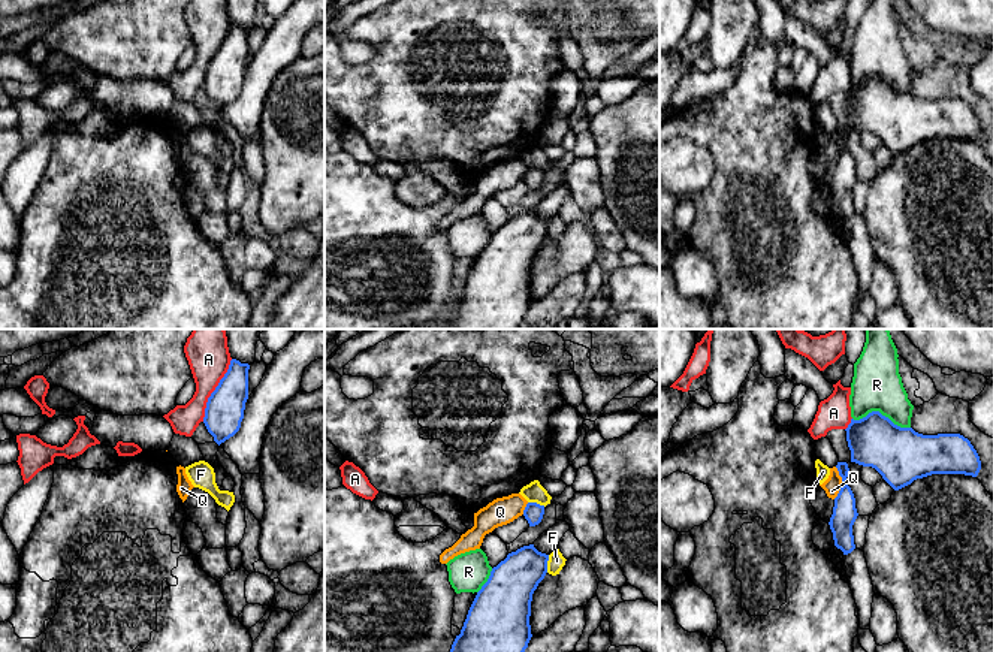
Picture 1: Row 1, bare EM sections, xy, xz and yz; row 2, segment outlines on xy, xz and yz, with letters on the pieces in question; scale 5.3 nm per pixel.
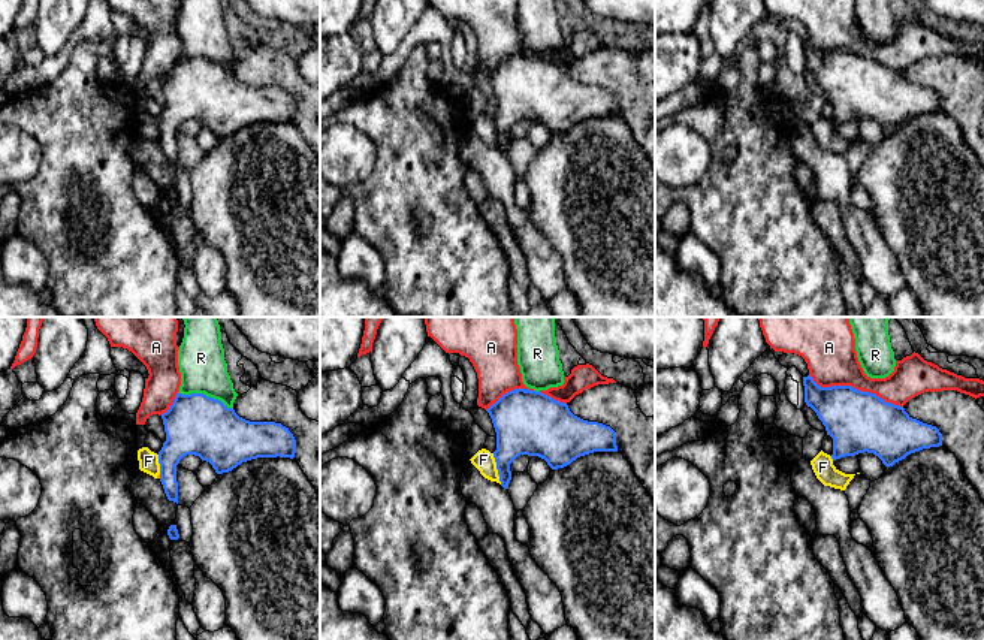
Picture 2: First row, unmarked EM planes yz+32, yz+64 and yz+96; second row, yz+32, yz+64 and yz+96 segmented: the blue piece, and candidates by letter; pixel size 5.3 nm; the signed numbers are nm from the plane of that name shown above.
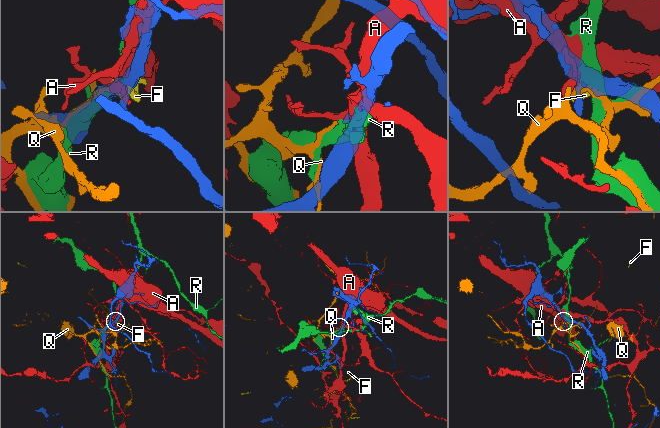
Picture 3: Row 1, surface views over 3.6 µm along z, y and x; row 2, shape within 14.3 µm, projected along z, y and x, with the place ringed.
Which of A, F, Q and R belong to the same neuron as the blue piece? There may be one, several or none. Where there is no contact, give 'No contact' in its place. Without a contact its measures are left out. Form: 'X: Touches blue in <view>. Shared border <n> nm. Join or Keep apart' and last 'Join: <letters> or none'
A: Touches blue in xy. Shared border 380 nm. Keep apart
F: Touches blue in xz. Shared border 100 nm. Keep apart
Q: Touches blue in yz. Shared border 180 nm. Keep apart
R: Touches blue in yz. Shared border 320 nm. Keep apart
Join: none

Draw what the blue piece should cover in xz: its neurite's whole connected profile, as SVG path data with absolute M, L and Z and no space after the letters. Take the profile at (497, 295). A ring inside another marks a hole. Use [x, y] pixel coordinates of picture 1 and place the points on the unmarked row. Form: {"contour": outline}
{"contour": "M529 209L494 232L440 329L517 329L532 302L531 266L547 226L549 220Z"}

